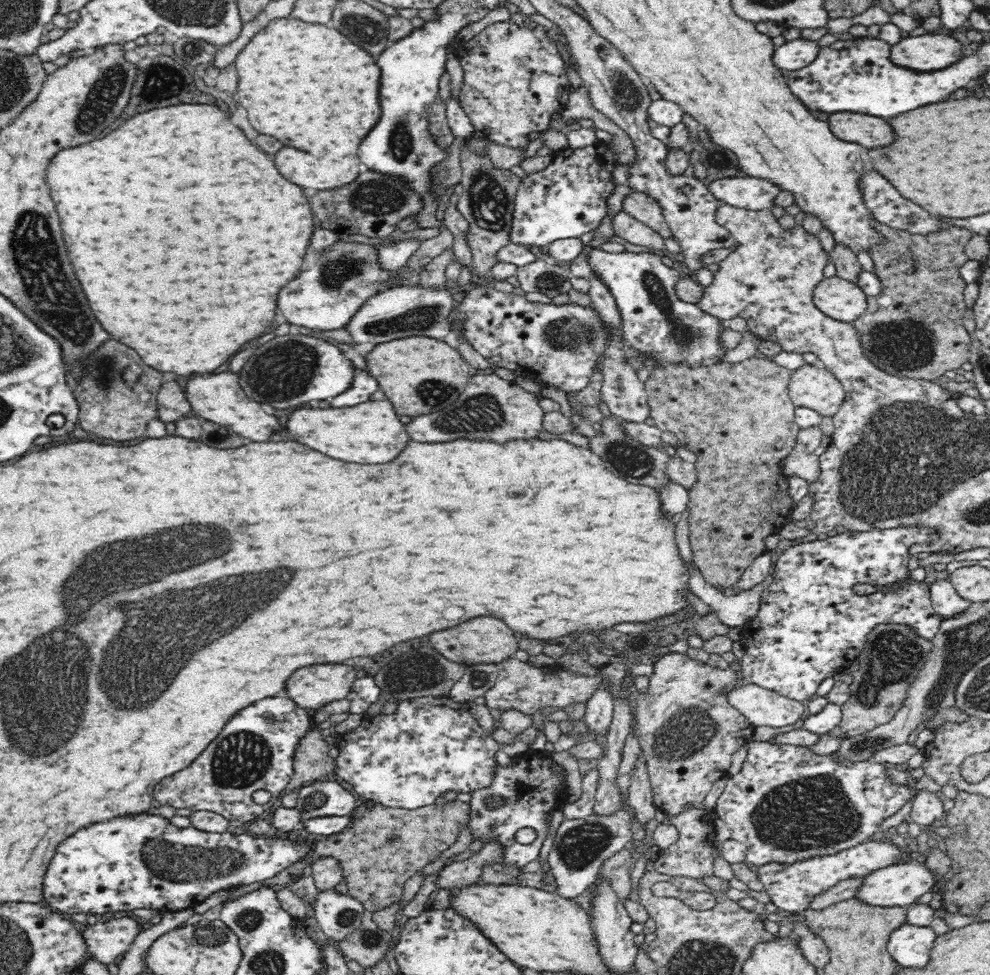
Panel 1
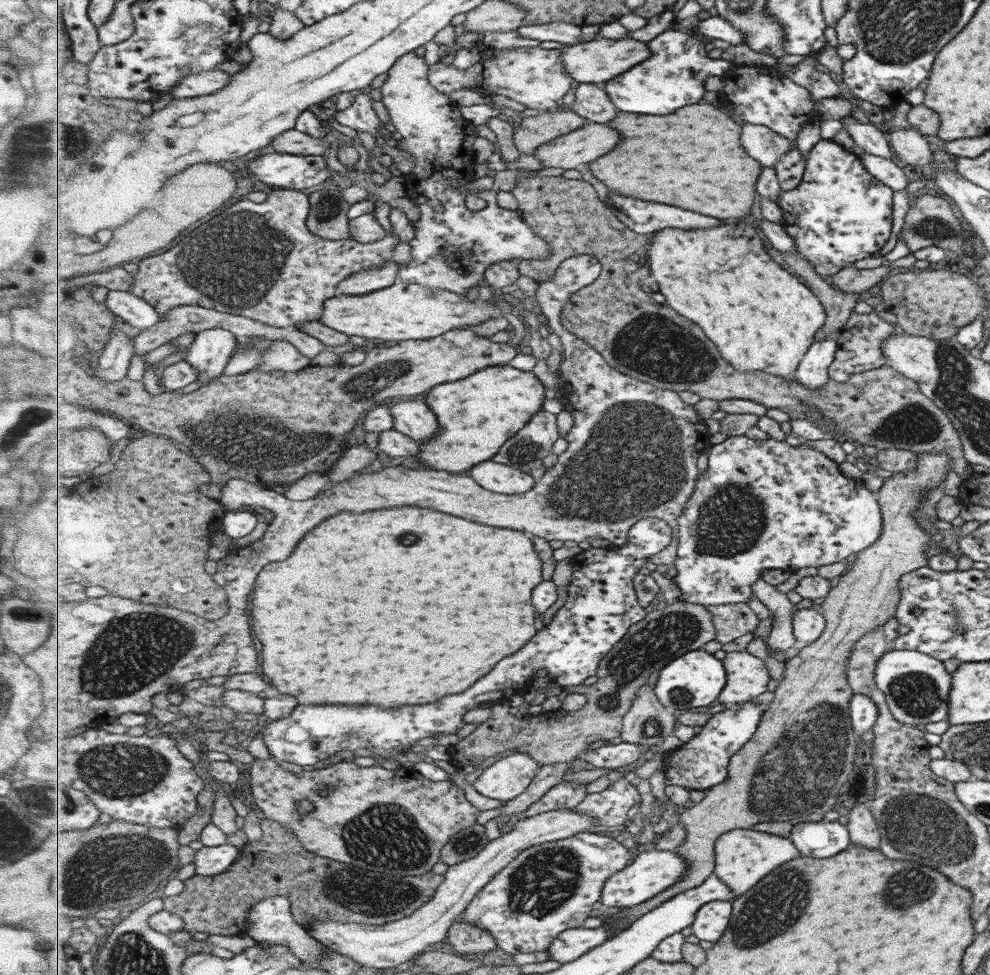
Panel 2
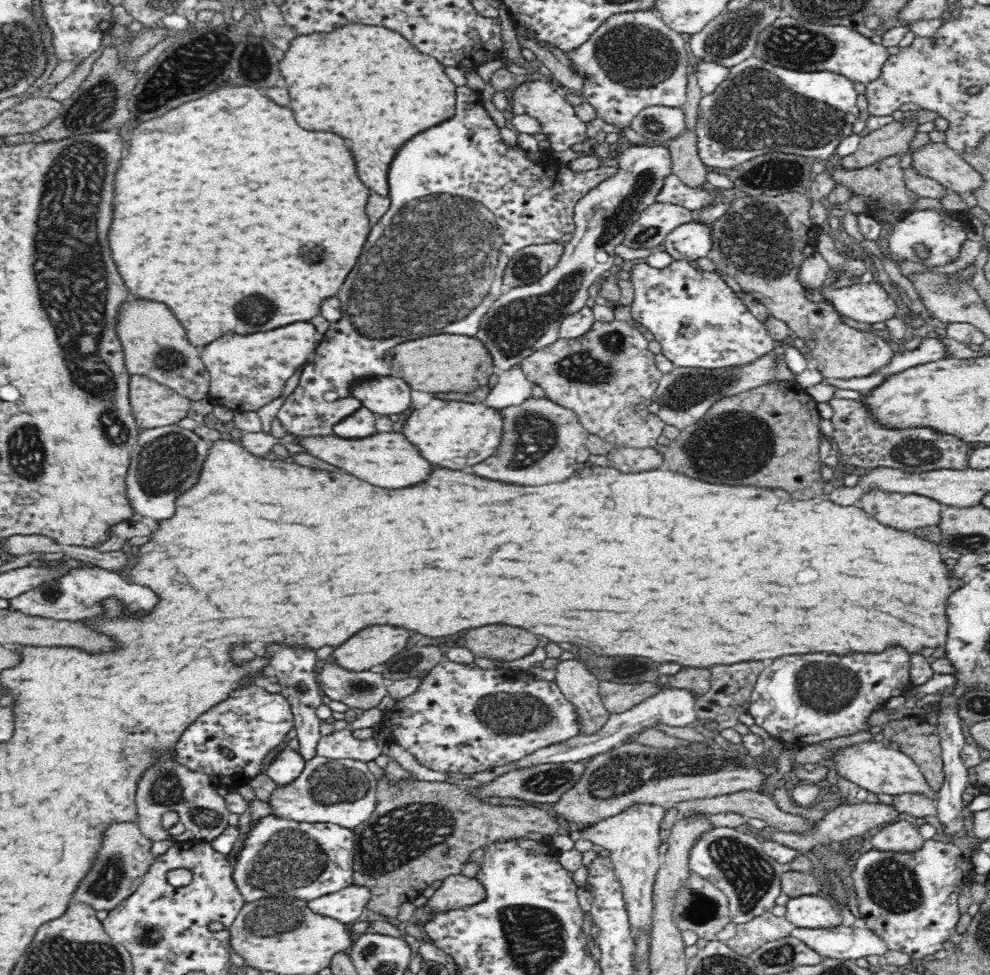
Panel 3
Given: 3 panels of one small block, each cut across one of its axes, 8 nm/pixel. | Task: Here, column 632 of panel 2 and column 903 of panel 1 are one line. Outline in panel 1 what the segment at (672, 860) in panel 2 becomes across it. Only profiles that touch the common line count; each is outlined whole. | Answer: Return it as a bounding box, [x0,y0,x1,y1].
[855,859,935,907]

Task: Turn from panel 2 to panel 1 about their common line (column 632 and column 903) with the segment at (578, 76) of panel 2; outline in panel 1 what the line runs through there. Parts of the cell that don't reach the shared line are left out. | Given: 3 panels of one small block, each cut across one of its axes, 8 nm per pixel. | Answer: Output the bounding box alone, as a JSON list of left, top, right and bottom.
[890,33,963,72]

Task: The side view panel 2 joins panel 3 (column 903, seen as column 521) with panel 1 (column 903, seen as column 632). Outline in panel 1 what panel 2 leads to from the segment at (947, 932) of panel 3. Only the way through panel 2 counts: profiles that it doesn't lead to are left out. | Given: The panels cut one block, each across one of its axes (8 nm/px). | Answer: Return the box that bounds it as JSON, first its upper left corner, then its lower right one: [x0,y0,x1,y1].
[754,839,906,916]

